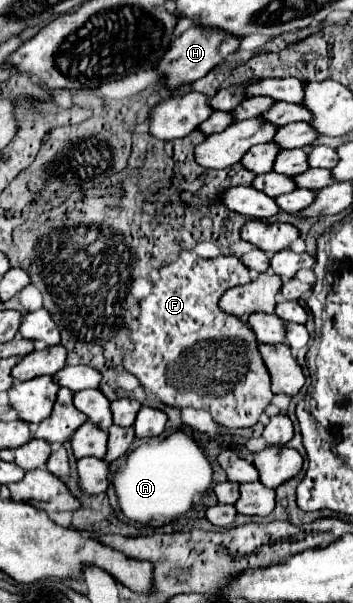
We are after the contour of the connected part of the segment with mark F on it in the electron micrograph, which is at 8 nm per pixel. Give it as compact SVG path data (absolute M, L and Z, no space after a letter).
M194 250L180 252L176 262L160 268L160 278L154 282L152 294L140 300L140 314L136 318L138 328L130 334L134 350L130 354L124 354L124 368L140 380L146 392L154 394L166 406L192 406L210 410L212 418L226 428L254 426L274 396L270 390L270 376L266 374L262 356L258 356L258 342L254 340L254 332L250 332L250 328L240 318L226 316L218 308L218 300L228 288L248 282L250 270L246 270L244 264L234 256L204 260Z

